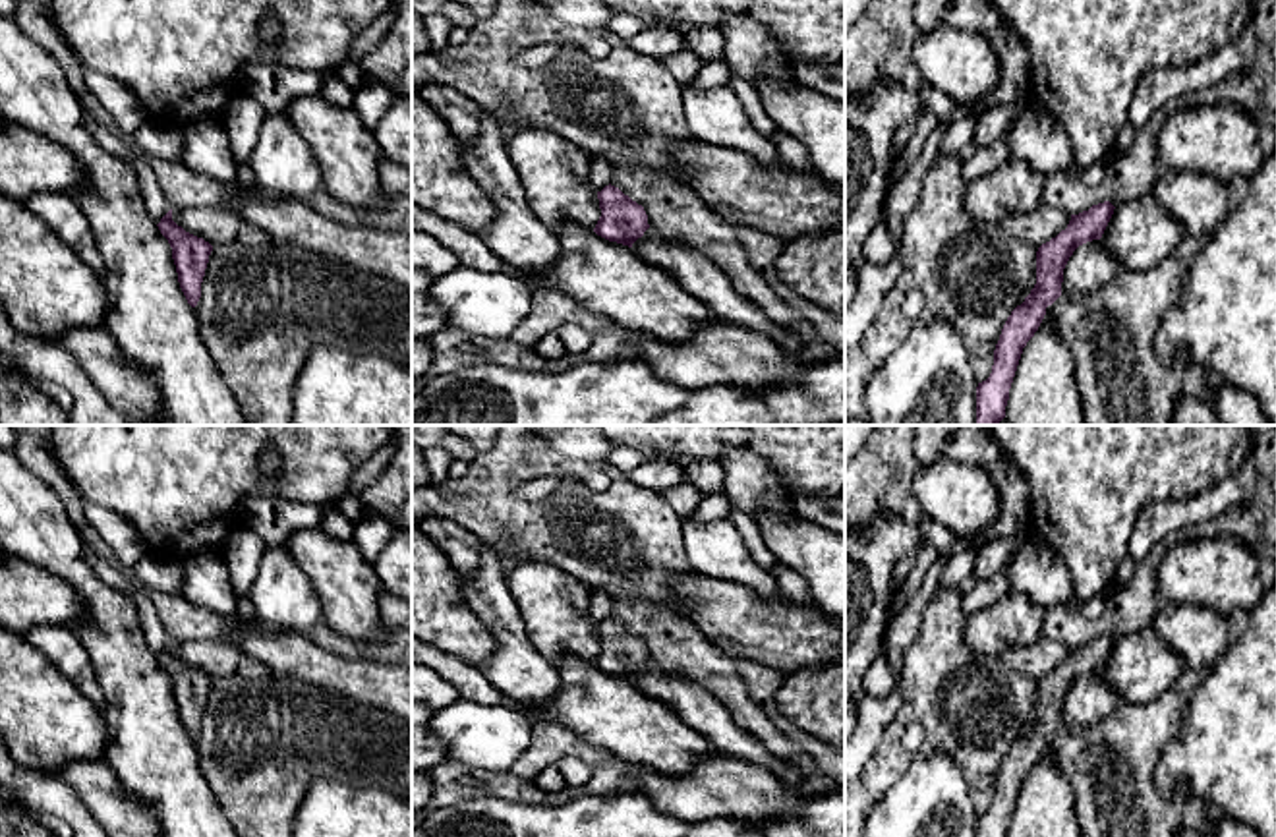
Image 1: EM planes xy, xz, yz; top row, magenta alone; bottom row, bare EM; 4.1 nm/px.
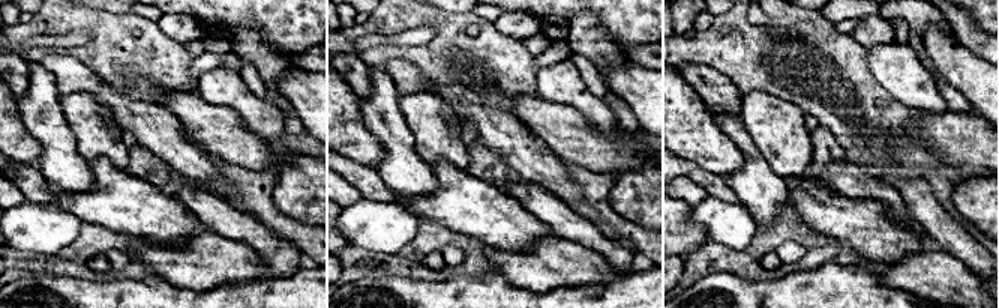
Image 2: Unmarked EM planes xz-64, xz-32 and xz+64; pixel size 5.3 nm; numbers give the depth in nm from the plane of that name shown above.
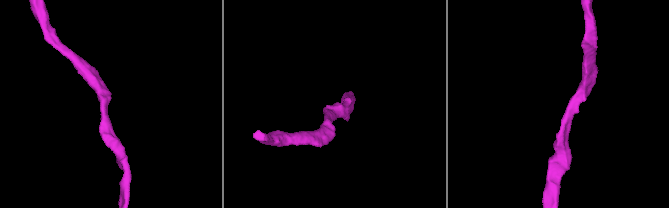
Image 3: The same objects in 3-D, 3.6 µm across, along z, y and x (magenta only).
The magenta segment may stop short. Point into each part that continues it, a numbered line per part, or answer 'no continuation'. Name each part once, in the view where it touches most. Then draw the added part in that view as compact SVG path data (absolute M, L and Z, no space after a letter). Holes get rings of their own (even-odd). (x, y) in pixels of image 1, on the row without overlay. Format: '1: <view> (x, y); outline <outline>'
no continuation

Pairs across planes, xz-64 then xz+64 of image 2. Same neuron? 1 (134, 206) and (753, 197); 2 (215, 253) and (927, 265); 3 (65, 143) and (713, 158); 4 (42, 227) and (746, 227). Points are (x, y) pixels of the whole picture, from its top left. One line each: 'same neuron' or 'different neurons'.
1: different neurons
2: same neuron
3: different neurons
4: same neuron

